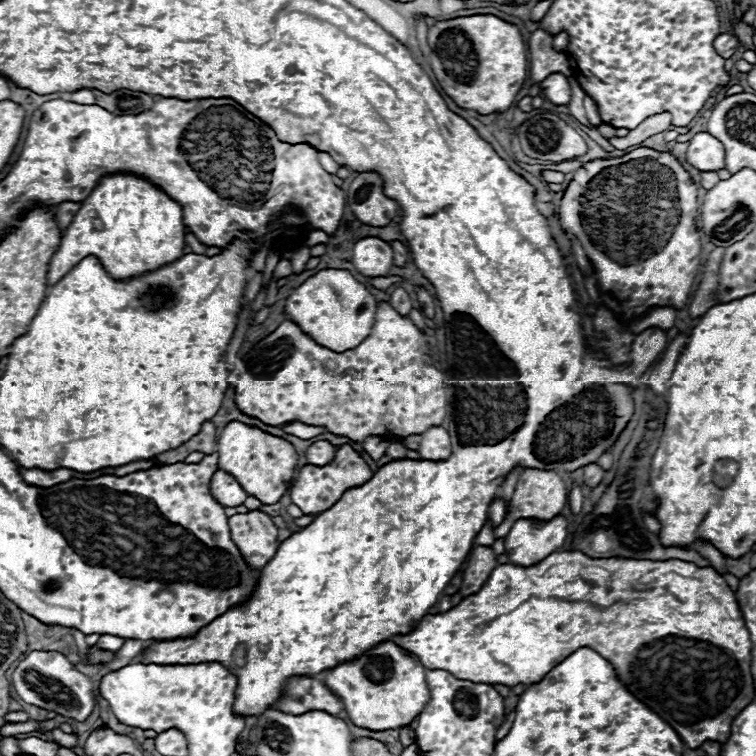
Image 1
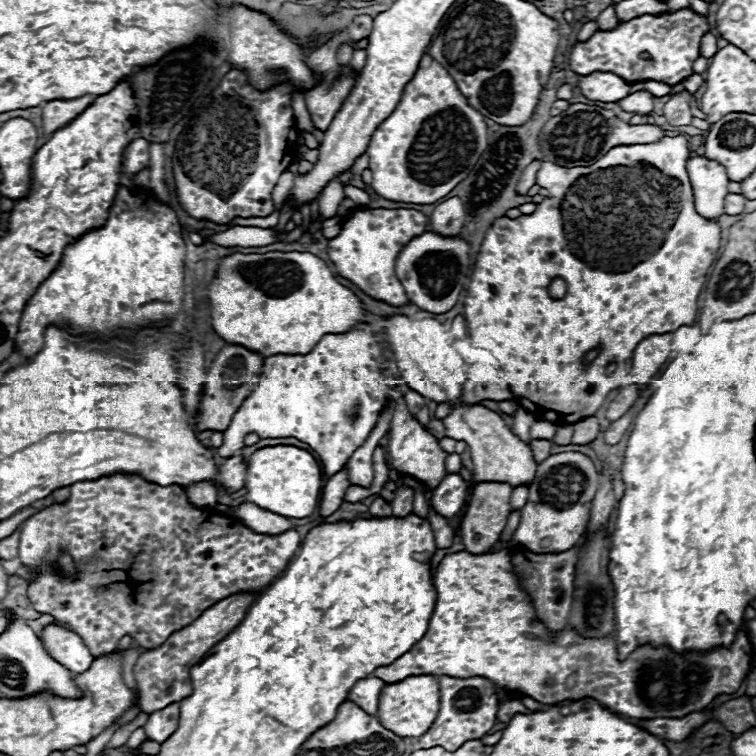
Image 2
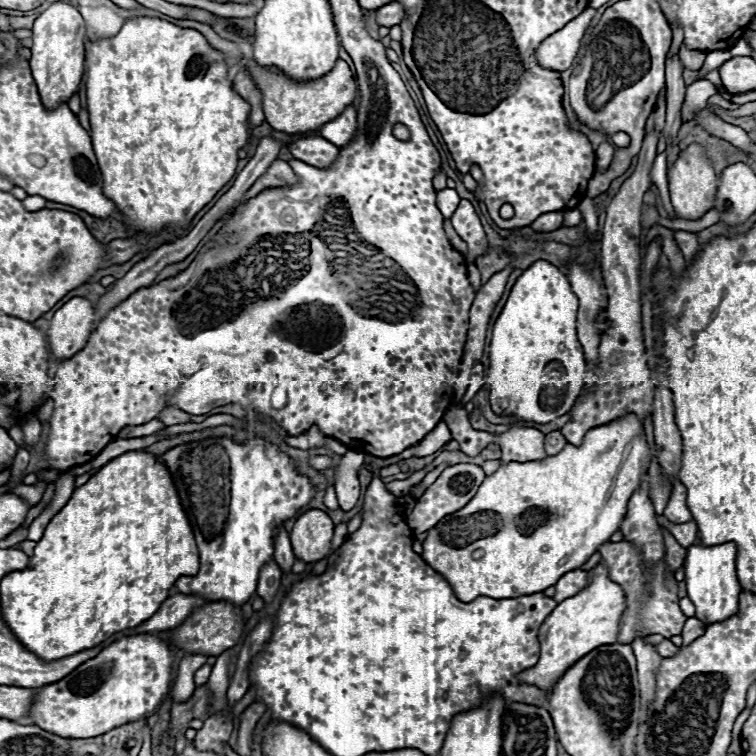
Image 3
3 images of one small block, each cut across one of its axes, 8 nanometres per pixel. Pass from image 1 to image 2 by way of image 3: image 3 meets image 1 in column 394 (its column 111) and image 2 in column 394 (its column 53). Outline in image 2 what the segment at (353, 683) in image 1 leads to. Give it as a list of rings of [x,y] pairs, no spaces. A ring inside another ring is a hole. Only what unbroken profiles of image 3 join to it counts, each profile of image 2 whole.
[[[428,674],[428,676],[410,676],[400,682],[386,684],[380,694],[380,704],[378,704],[376,716],[382,722],[382,726],[392,730],[394,734],[398,734],[402,738],[418,738],[432,726],[432,722],[438,716],[438,710],[440,710],[438,678]]]

